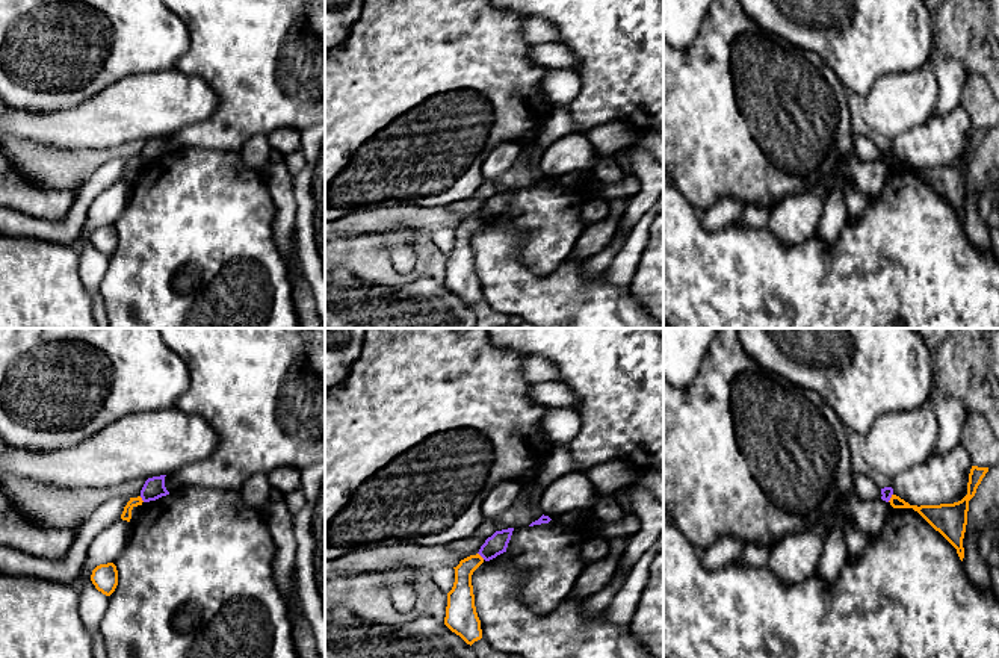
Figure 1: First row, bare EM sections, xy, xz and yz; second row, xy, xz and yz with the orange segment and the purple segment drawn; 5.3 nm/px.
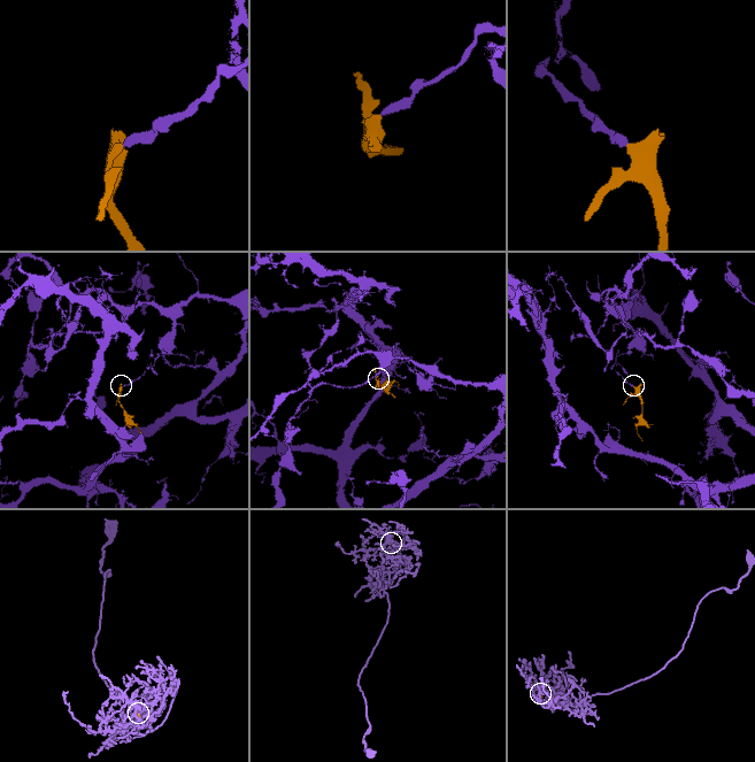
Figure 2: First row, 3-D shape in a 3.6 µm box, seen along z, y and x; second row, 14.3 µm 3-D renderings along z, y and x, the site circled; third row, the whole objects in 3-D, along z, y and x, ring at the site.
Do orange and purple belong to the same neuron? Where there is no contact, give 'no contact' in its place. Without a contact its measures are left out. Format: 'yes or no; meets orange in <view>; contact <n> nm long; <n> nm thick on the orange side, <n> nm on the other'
no; meets orange in yz; contact 50 nm long; 110 nm thick on the orange side, 60 nm on the other

